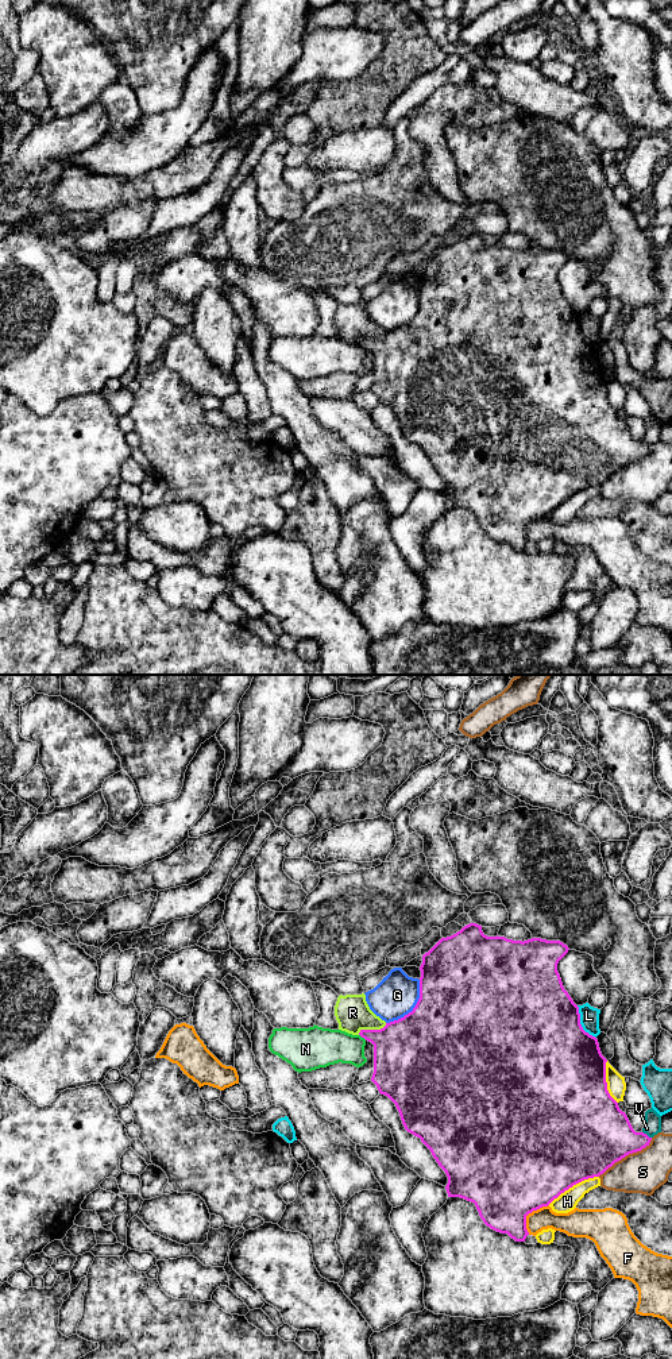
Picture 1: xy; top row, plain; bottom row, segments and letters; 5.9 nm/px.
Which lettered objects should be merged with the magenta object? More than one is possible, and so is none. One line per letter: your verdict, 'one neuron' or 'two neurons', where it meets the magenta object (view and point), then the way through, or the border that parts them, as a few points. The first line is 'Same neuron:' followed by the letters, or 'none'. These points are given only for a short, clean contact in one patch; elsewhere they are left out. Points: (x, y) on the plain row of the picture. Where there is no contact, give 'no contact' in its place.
Same neuron: none
F: two neurons | xy (528, 522)
G: two neurons | xy (413, 317)
H: two neurons | xy (572, 494)
L: two neurons | xy (579, 332)
N: two neurons | xy (363, 346)
R: two neurons | xy (371, 339) | along xy (386, 332), (379, 338), (363, 338), (358, 343)
S: two neurons | xy (625, 464)
V: two neurons | xy (645, 443)

